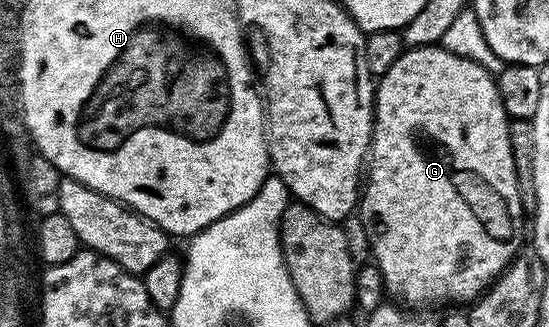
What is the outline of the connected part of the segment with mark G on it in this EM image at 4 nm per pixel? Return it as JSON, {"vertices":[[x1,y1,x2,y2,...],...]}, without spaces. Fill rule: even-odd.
{"vertices":[[440,44,424,45,422,49,406,48,389,70,375,85,375,108,373,111,373,135,367,154,367,180,359,197,359,213,365,216,365,233,369,236,372,260,385,277,385,288,390,294,402,293,409,301,421,307,445,305,448,301,472,303,492,285,501,272,522,252,521,228,527,225,527,210,523,204,523,186,517,182,517,168,509,138,511,118,505,114,503,99,497,90,494,74,479,63,448,53]]}

